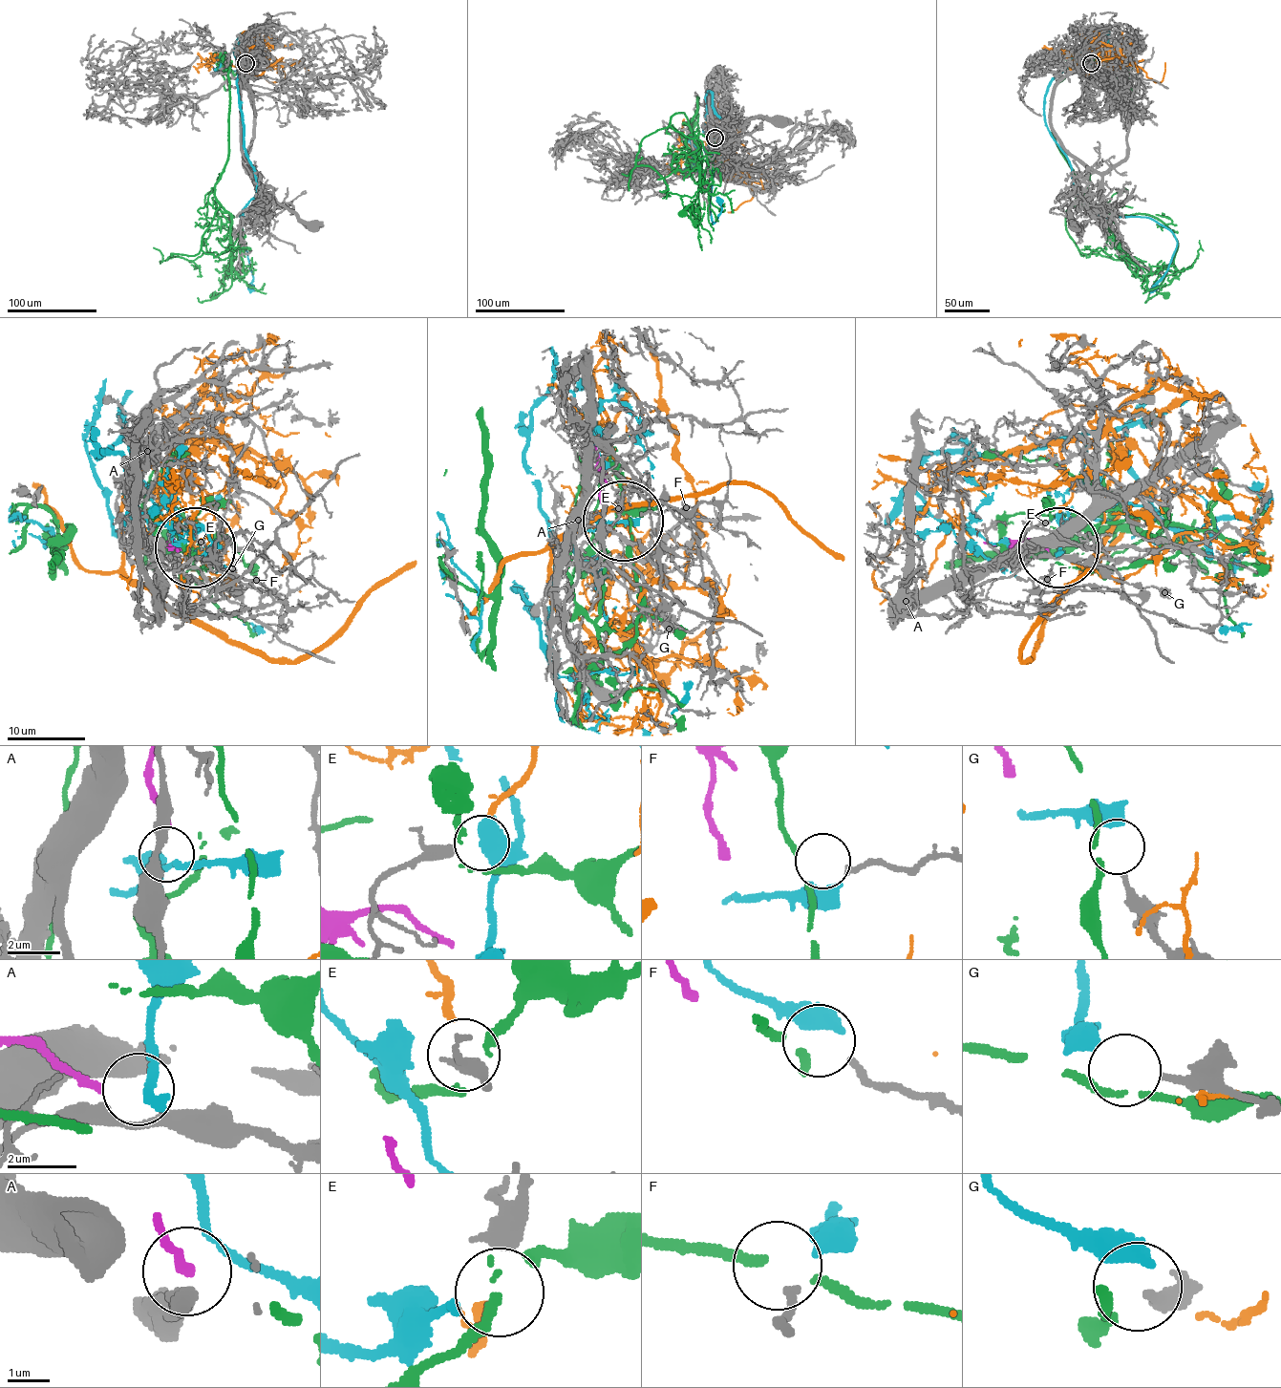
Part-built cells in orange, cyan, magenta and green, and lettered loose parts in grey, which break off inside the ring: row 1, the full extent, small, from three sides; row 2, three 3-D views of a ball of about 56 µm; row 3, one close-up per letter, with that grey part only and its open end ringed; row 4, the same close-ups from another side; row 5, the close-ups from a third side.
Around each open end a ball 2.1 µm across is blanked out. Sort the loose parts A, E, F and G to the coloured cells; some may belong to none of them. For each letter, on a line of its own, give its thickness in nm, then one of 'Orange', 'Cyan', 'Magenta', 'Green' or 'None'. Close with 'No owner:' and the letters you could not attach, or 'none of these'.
A: Thickness 360 nm. Magenta
E: Thickness 380 nm. Orange
F: Thickness 200 nm. None
G: Thickness 200 nm. Cyan
No owner: F

